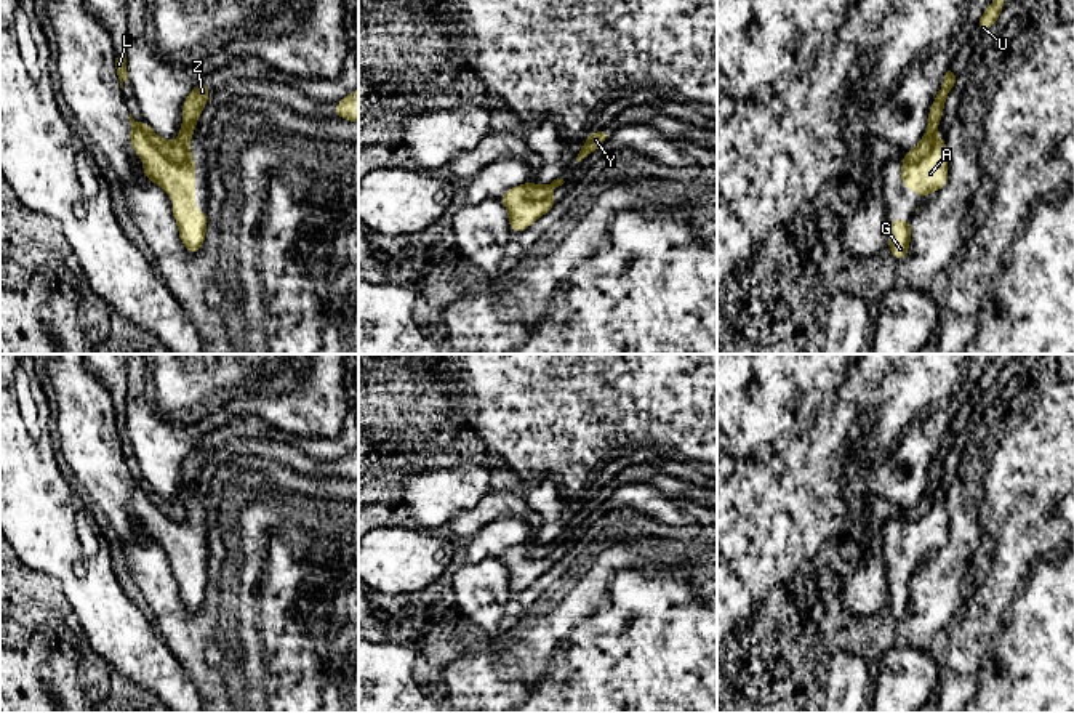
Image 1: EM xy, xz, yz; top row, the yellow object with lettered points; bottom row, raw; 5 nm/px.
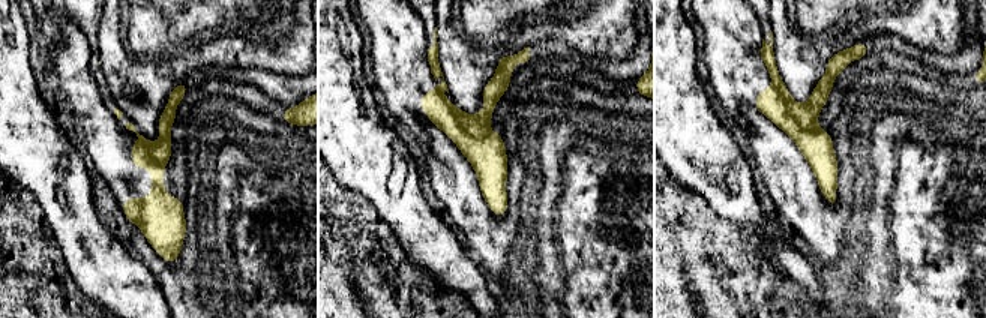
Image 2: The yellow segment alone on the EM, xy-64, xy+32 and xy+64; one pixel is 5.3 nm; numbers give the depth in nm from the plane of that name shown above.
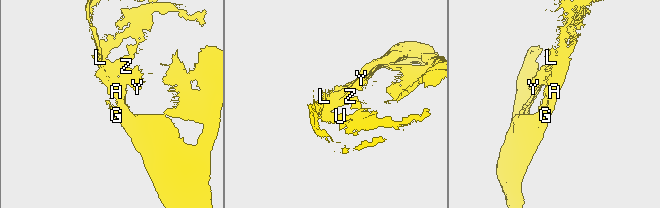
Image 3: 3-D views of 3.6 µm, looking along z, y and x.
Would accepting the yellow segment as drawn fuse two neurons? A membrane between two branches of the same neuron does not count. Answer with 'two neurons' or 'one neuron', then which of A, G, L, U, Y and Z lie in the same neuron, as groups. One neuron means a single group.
two neurons; groups A G / L U Y Z

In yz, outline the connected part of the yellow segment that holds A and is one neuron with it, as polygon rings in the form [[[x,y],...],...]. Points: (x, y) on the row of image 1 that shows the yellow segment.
[[[946,138],[935,139],[930,151],[919,160],[901,162],[901,186],[911,187],[922,200],[944,187],[948,181]]]

